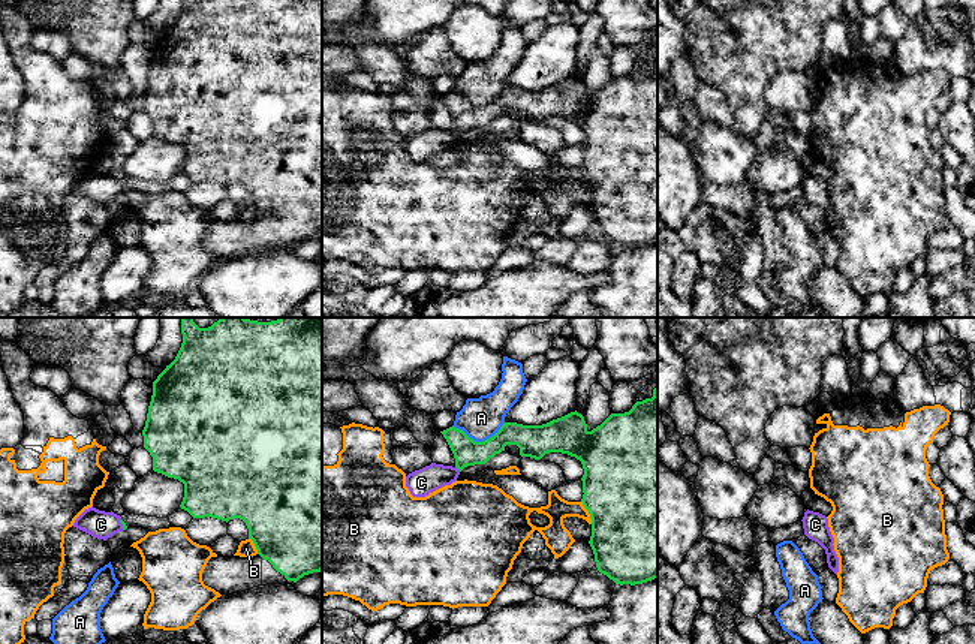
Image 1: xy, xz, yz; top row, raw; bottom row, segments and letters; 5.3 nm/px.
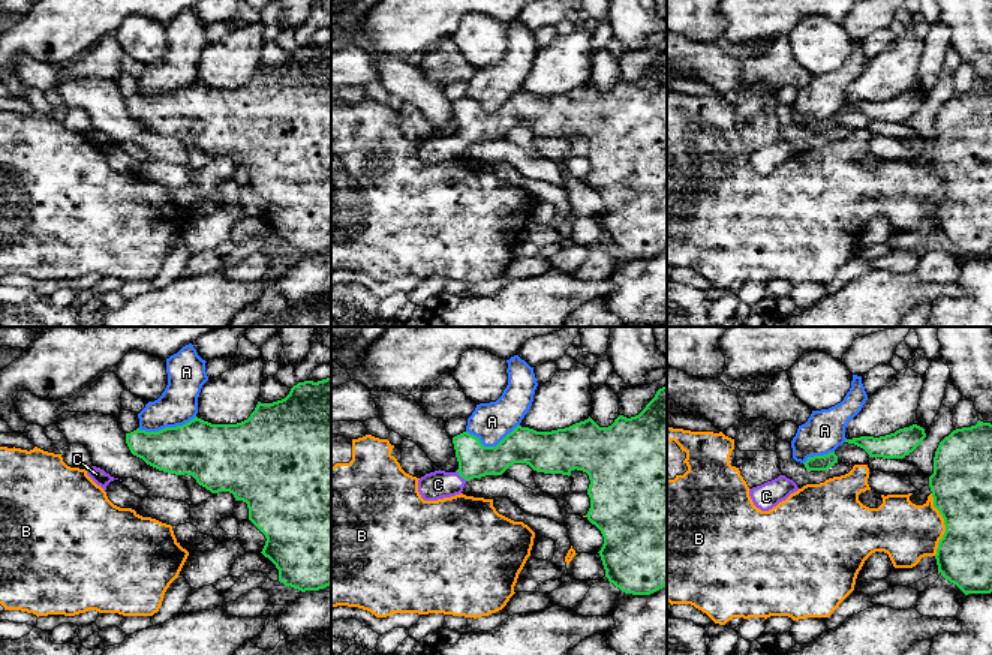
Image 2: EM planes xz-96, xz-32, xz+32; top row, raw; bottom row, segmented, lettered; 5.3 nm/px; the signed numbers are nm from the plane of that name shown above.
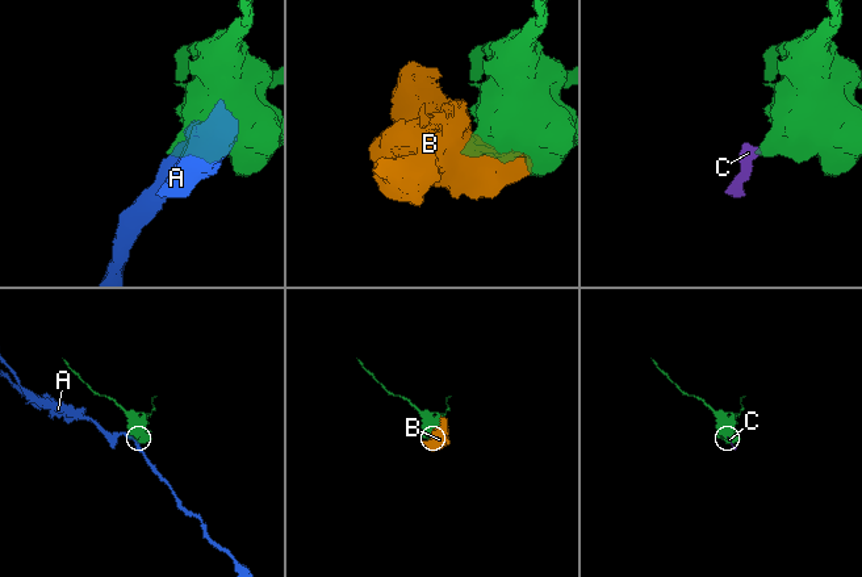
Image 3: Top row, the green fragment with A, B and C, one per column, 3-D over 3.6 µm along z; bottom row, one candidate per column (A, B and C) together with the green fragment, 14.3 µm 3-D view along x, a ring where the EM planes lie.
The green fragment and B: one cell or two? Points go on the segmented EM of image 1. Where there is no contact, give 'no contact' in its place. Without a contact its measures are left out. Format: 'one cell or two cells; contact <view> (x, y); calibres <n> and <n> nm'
two cells; contact xz (589, 512); calibres 500 and 140 nm

